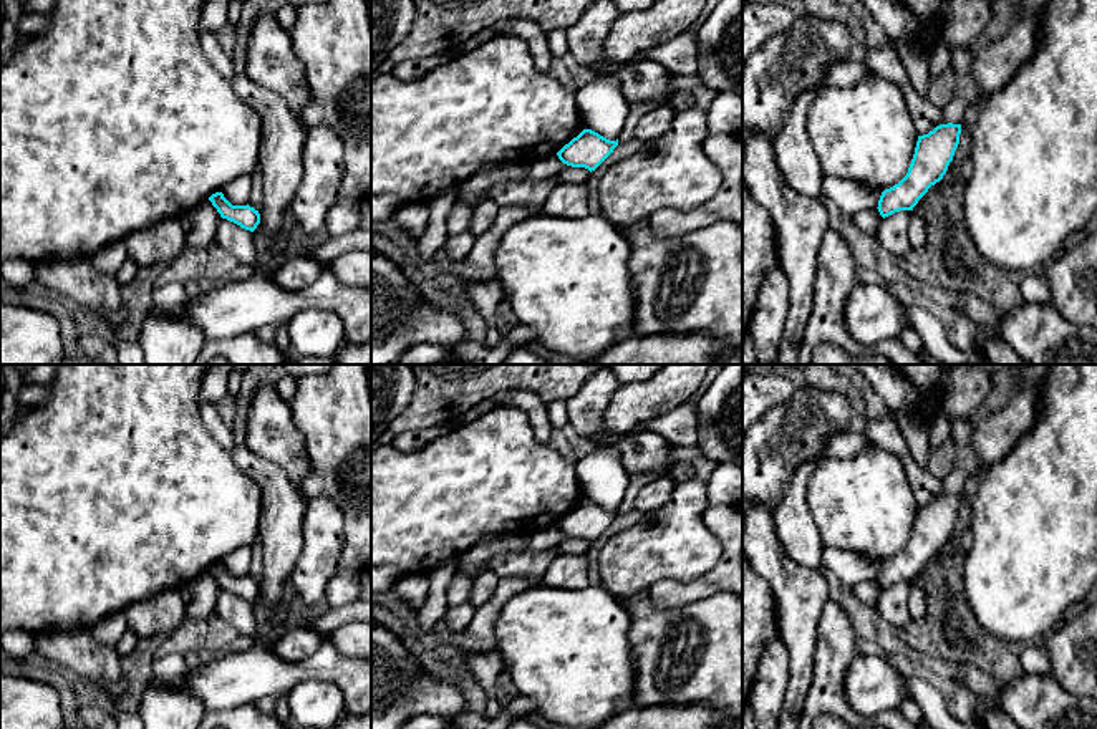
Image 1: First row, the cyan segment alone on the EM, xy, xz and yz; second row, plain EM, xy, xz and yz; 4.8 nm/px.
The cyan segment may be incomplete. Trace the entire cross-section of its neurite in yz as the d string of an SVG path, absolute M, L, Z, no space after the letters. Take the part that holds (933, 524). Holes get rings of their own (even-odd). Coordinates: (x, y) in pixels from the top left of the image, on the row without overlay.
M948 494L918 507L906 547L880 567L877 580L883 590L900 582L913 582L928 560L943 550L959 515L959 505L961 495Z

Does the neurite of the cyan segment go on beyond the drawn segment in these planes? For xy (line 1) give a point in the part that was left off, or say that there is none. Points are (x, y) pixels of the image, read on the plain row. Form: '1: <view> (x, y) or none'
1: none

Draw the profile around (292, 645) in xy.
M282 628L270 643L270 649L285 663L310 658L321 643L321 635L313 628Z

